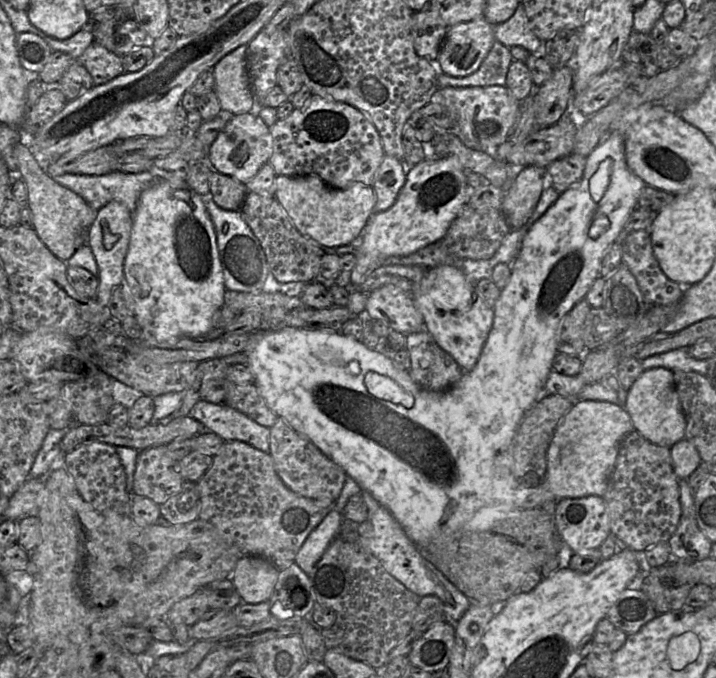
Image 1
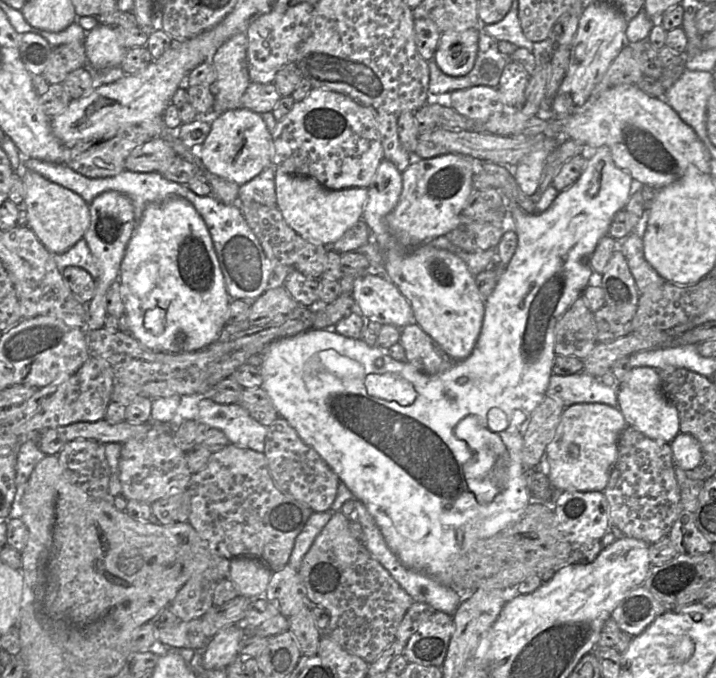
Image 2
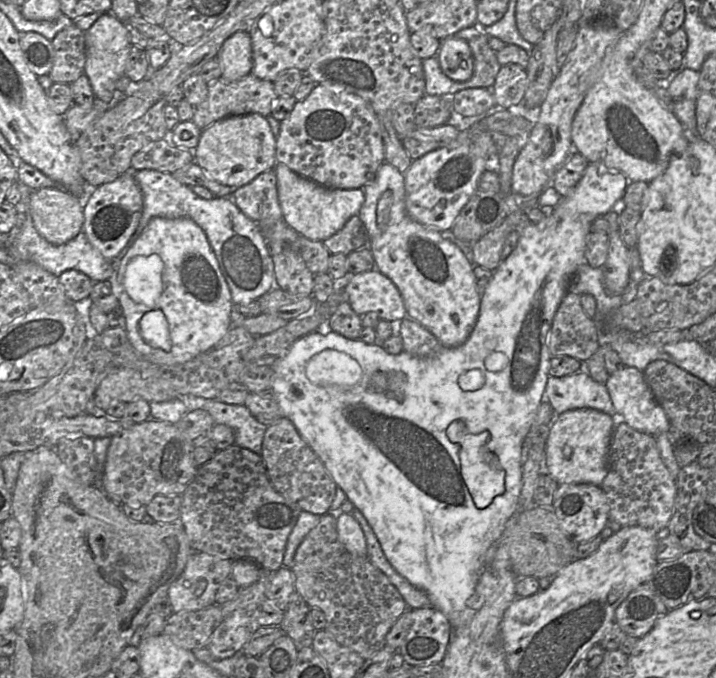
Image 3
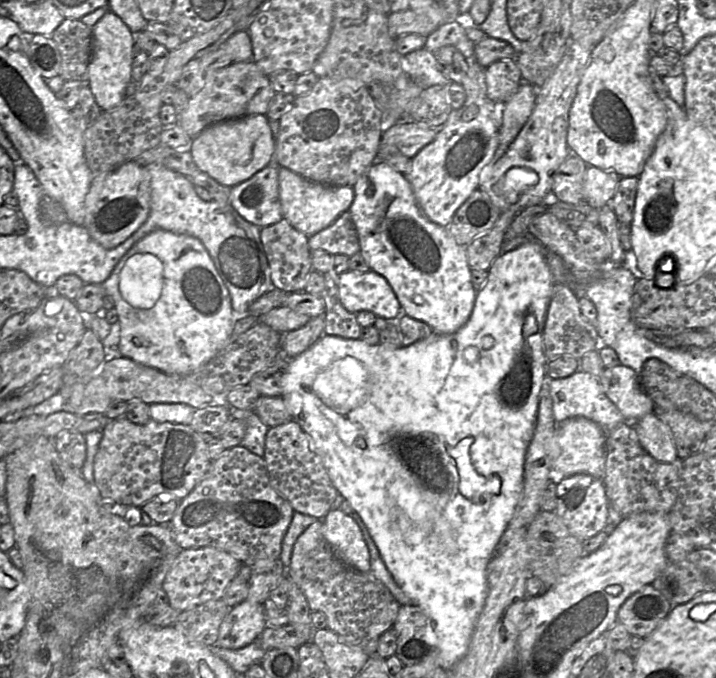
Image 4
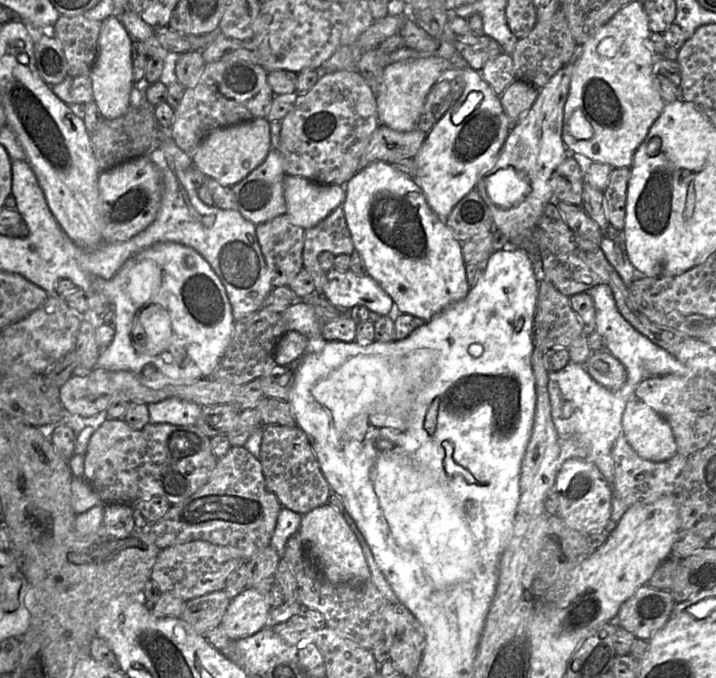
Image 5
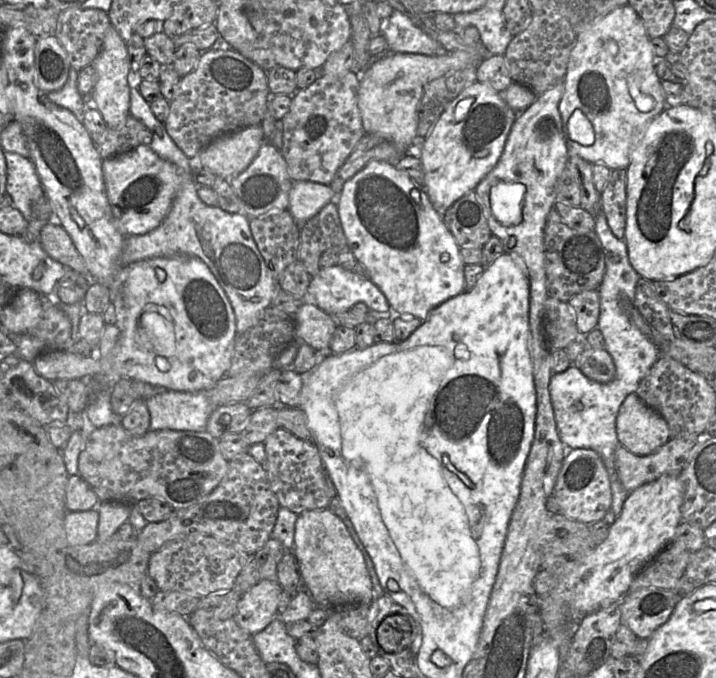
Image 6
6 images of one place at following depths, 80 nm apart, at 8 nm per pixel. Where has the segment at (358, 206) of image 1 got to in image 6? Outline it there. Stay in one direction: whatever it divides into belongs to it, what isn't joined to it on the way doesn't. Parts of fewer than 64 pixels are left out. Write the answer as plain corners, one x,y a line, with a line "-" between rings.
294,181
289,192
288,210
294,220
302,225
335,199
336,193
330,185
311,181

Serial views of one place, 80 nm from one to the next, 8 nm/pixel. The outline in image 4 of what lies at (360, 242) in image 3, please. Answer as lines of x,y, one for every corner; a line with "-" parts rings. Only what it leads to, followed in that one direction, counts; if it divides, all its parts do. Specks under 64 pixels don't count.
349,211
341,213
328,227
309,236
310,250
323,249
348,257
360,251
359,238

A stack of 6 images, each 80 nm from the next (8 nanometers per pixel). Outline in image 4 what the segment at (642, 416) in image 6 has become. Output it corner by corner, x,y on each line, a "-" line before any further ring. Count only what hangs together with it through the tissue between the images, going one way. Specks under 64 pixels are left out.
657,413
642,417
633,427
645,451
659,462
673,463
678,459
670,428

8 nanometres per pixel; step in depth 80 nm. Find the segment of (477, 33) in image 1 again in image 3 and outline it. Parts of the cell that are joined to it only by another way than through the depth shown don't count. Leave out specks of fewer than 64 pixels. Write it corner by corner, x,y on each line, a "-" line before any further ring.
450,36
440,42
436,58
442,72
454,81
466,81
473,74
472,52
466,41

